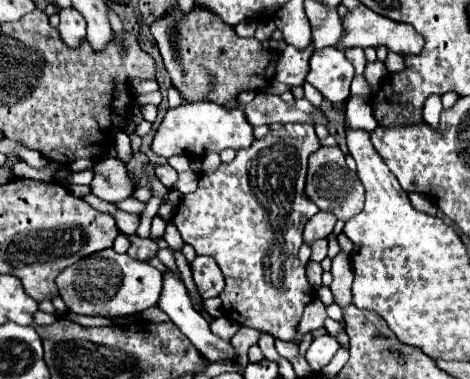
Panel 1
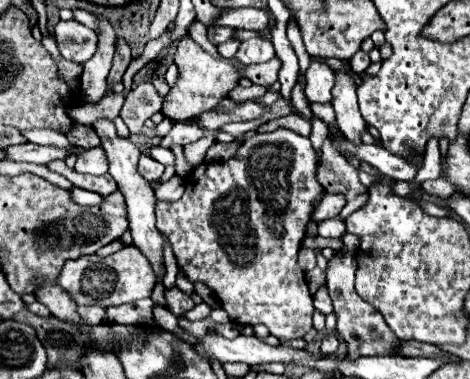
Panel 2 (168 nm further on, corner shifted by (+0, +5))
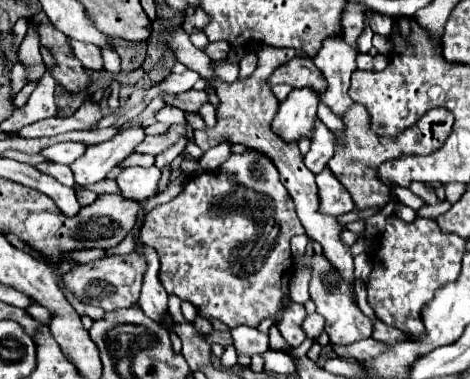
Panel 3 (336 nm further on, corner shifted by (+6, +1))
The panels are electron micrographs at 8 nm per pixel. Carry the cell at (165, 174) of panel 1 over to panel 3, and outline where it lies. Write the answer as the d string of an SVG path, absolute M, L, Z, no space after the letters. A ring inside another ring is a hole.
M130 166L124 168L122 174L116 178L122 196L128 200L144 200L156 192L160 180L160 170L156 166L150 168L140 168L140 166Z

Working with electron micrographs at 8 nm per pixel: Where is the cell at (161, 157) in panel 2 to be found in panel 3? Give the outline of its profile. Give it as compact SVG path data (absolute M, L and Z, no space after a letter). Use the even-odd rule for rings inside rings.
M132 154L130 158L126 158L124 162L122 162L124 166L132 166L132 164L138 164L138 166L152 166L154 164L154 156L150 156L150 154Z

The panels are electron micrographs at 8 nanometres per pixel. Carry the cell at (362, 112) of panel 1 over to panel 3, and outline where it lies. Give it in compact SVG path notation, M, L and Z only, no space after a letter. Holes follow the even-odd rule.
M396 186L391 189L391 192L397 196L401 203L411 207L415 211L424 205L422 198L416 196L409 188Z

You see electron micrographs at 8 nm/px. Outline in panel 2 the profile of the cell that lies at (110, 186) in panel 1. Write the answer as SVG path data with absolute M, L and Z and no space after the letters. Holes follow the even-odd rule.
M52 162L52 164L48 164L48 168L54 170L54 172L60 172L62 176L66 176L72 182L72 186L96 192L100 196L108 196L118 188L110 174L108 176L84 176L84 174L78 174L72 168L68 168L64 162Z

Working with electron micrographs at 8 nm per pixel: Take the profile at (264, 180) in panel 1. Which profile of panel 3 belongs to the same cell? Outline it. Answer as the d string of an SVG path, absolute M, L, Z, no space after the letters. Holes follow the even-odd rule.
M246 150L244 154L232 154L216 172L192 176L174 200L150 210L140 230L140 240L156 248L160 256L160 282L168 294L190 300L200 316L218 318L228 328L240 324L258 326L262 318L270 318L284 340L296 348L306 338L302 330L306 308L290 300L288 292L288 282L294 274L290 238L296 234L304 234L304 228L274 162L258 150Z

